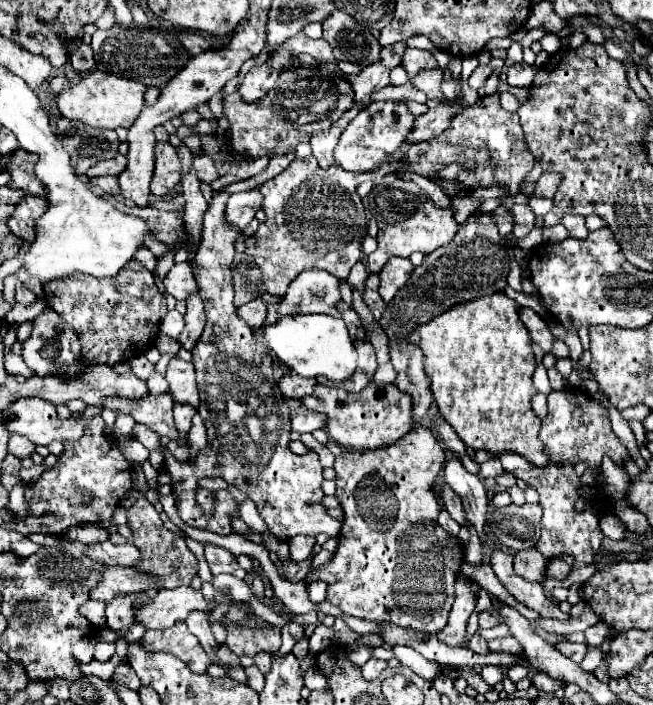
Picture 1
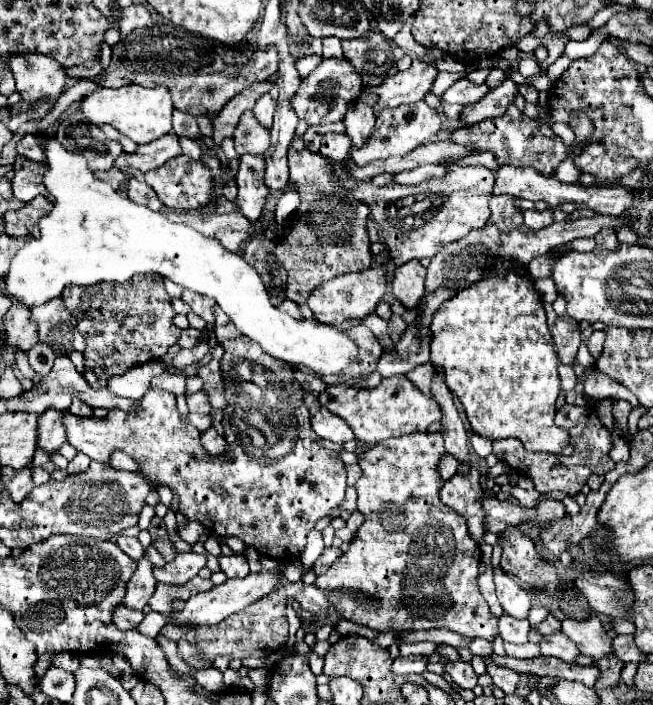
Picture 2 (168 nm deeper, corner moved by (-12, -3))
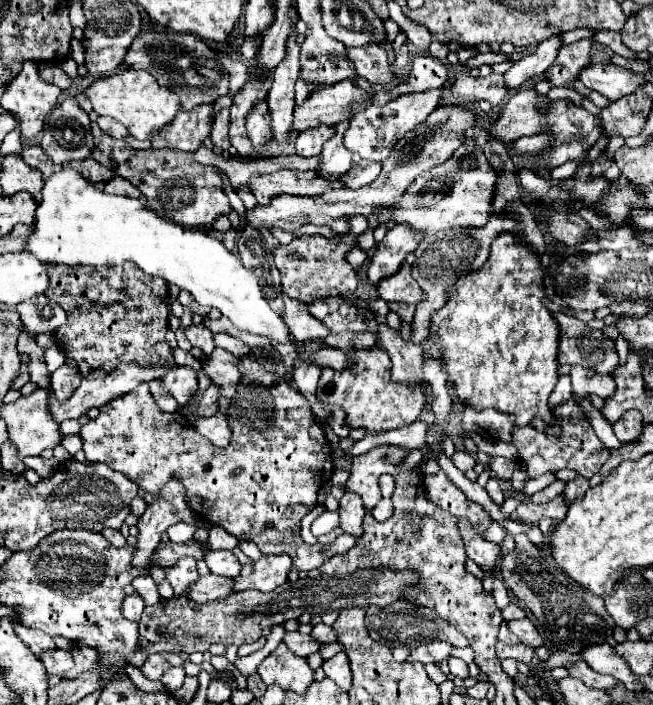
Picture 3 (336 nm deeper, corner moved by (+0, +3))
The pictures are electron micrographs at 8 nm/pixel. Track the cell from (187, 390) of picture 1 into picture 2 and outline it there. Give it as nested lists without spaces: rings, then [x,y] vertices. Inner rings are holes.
[[[210,360],[206,366],[200,366],[198,374],[204,380],[204,390],[210,394],[212,408],[224,408],[226,398],[224,398],[224,380],[220,372],[220,360]]]

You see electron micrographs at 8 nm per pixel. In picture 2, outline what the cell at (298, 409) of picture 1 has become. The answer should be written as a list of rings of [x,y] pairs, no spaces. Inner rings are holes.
[[[306,392],[304,396],[304,402],[312,414],[312,428],[314,432],[320,436],[320,438],[326,438],[326,440],[332,440],[336,444],[344,444],[348,440],[354,438],[350,426],[336,414],[332,414],[330,410],[326,410],[324,406],[320,406],[318,402],[318,396]]]

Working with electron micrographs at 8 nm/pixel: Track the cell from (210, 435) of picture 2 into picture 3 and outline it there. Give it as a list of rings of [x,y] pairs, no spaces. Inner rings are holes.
[[[214,414],[210,418],[200,418],[196,420],[194,428],[208,438],[214,446],[224,446],[230,442],[230,428],[226,424],[226,416],[224,414]]]

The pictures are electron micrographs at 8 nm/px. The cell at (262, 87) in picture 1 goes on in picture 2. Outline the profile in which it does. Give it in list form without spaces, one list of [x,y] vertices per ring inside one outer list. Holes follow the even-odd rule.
[[[270,92],[270,94],[262,96],[260,102],[256,102],[254,116],[256,116],[256,120],[264,128],[270,128],[272,126],[272,114],[274,114],[274,110],[276,110],[276,92]]]

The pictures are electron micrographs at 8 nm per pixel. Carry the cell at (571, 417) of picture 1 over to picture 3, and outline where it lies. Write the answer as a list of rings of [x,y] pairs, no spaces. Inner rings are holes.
[[[560,406],[552,408],[552,412],[556,418],[556,424],[560,426],[558,436],[550,436],[546,432],[534,430],[532,426],[512,430],[510,444],[518,450],[518,460],[526,462],[528,478],[538,478],[544,472],[558,472],[562,468],[576,470],[580,476],[588,476],[588,478],[598,474],[602,464],[610,458],[610,450],[598,440],[588,420],[586,418],[566,418],[560,414]]]

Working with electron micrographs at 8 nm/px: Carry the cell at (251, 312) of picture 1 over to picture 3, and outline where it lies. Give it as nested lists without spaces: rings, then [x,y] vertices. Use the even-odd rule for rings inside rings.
[[[284,298],[284,312],[282,312],[292,336],[296,338],[296,342],[304,340],[304,338],[326,338],[330,334],[330,330],[320,324],[318,320],[314,320],[308,312],[308,308],[304,304],[296,304],[296,300],[292,298]]]

